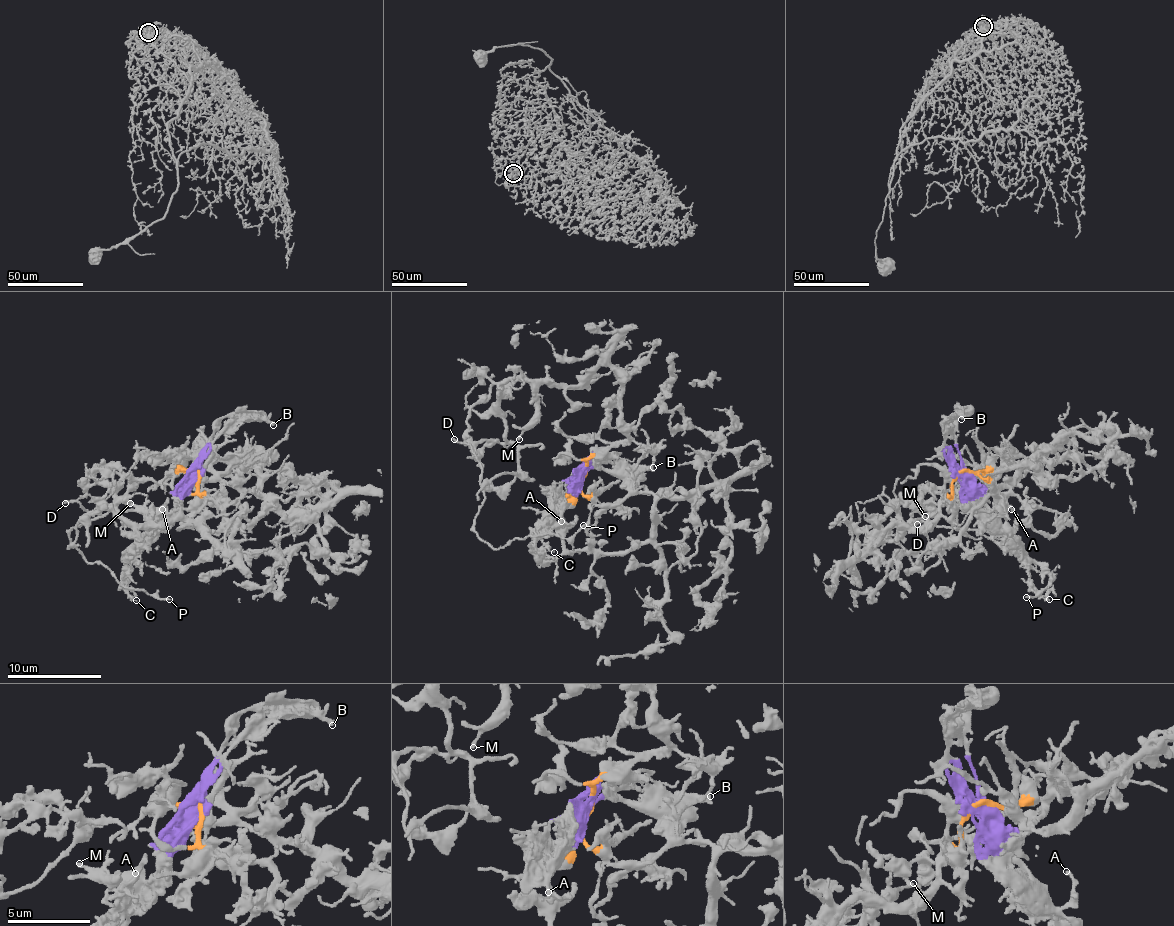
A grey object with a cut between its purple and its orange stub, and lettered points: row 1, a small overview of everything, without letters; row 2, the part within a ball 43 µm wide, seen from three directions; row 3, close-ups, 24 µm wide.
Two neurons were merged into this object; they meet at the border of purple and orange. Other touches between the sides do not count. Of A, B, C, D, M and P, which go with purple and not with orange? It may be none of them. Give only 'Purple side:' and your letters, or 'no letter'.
Purple side: A, B, C, D, P

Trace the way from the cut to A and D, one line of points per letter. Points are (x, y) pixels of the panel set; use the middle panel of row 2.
A: (583, 473), (562, 513), (562, 520)
D: (583, 473), (546, 525), (543, 555), (527, 535), (494, 549), (474, 517), (485, 497), (482, 464), (453, 439)

